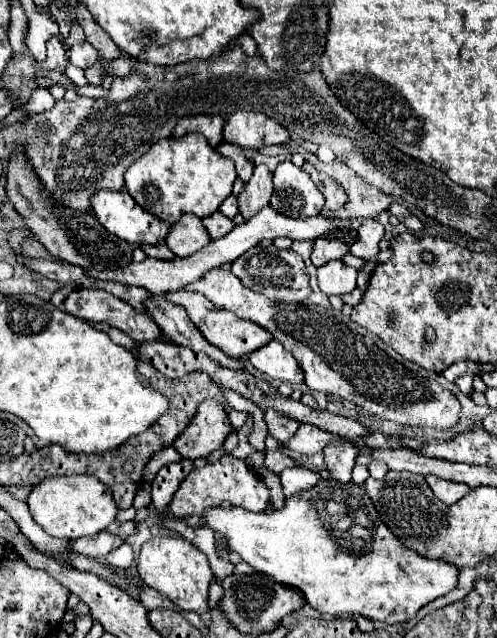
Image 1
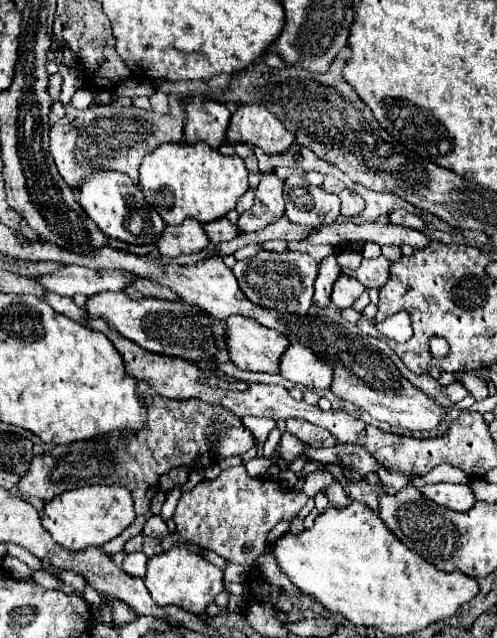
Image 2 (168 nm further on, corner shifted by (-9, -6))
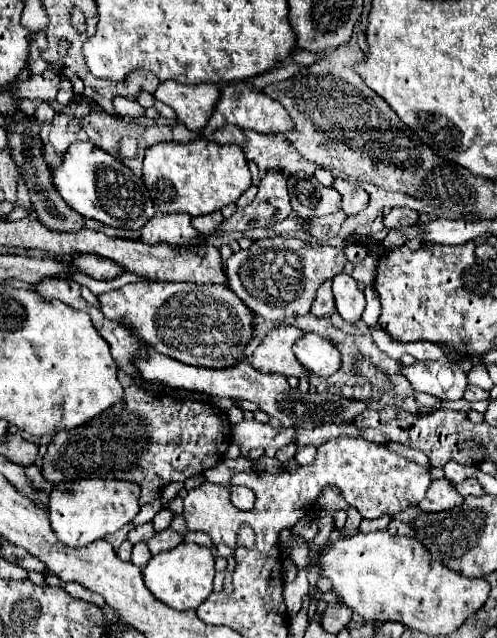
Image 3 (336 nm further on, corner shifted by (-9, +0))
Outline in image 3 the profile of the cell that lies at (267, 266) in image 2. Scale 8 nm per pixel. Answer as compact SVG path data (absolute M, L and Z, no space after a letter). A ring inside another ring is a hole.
M263 238L255 240L251 248L239 250L225 260L229 288L245 302L249 310L265 320L281 324L287 316L303 316L309 312L315 290L323 280L335 278L343 272L345 256L341 248L317 242L303 242L299 238Z

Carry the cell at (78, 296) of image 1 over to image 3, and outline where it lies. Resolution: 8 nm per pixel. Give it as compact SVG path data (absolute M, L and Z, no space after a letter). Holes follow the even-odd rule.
M137 282L123 288L105 292L99 298L99 310L107 320L129 326L137 338L153 346L159 354L175 358L183 364L203 368L233 366L243 358L243 348L251 338L251 312L227 286L197 286L197 284L173 284L173 282Z

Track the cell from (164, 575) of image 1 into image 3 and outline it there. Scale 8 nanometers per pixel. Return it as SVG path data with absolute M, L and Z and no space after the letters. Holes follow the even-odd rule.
M179 544L173 550L151 556L147 566L143 568L145 586L153 592L157 600L175 608L189 610L197 608L211 592L213 592L213 576L215 576L215 558L209 548L199 544Z

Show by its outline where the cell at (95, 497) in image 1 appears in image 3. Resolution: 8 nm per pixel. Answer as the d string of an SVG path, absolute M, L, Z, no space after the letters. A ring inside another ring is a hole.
M85 478L85 480L57 484L49 494L49 508L47 508L51 528L55 536L61 540L61 544L71 548L87 546L129 524L139 512L137 498L139 498L139 486L127 480Z

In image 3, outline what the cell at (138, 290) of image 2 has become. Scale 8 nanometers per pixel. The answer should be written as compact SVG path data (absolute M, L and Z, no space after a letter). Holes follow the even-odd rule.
M81 254L81 256L73 256L73 262L77 264L79 270L83 270L85 274L89 274L95 280L115 280L121 274L125 274L127 270L123 266L119 266L113 260L101 258L101 256L93 256L93 254Z

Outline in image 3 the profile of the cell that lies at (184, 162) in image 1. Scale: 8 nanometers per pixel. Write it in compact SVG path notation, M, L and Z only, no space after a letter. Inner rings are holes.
M195 138L185 144L159 142L149 146L143 160L143 182L157 212L203 216L237 202L237 198L251 186L251 172L239 146L221 146L205 138Z

